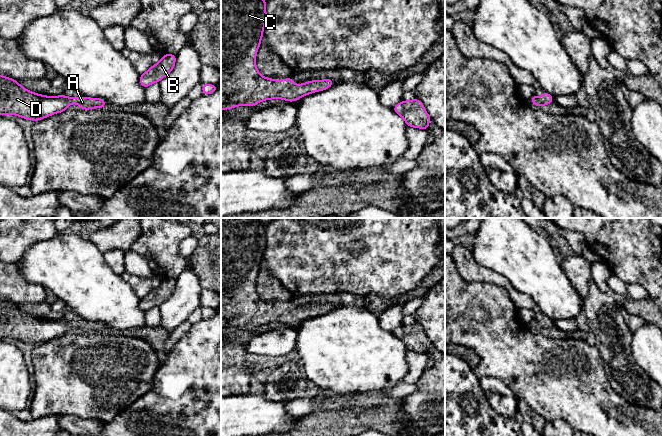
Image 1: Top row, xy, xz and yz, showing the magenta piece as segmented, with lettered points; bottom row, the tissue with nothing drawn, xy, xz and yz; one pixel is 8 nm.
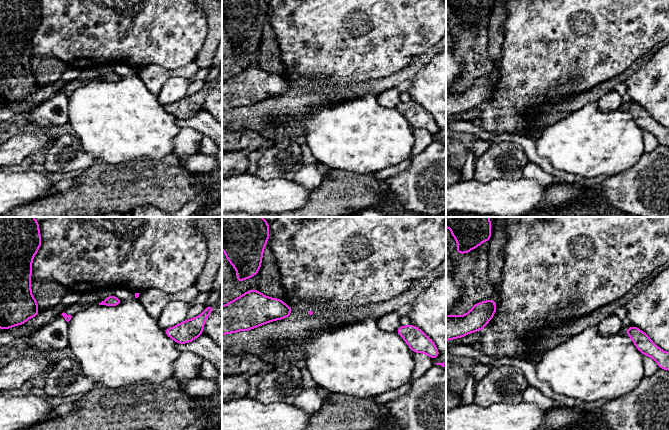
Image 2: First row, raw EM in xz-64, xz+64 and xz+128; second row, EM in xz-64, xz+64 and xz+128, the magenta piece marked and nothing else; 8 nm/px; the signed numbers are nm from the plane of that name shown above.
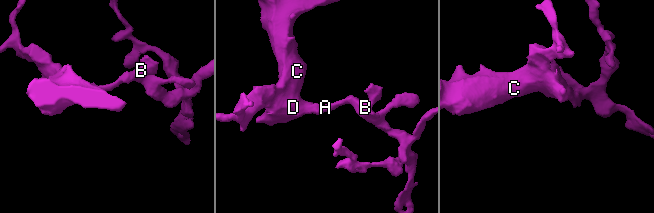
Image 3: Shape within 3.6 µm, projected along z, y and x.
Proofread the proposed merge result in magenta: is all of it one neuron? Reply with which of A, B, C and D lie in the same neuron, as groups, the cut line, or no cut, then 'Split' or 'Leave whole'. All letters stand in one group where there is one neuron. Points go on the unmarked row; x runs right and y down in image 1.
Groups: A B C D. No split. Leave whole

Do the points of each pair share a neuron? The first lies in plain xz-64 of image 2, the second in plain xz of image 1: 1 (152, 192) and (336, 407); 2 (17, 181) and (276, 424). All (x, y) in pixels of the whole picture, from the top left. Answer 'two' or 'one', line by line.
1: one
2: one

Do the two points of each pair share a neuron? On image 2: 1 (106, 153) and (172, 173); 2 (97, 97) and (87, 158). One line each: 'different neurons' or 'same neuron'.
1: different neurons
2: different neurons

